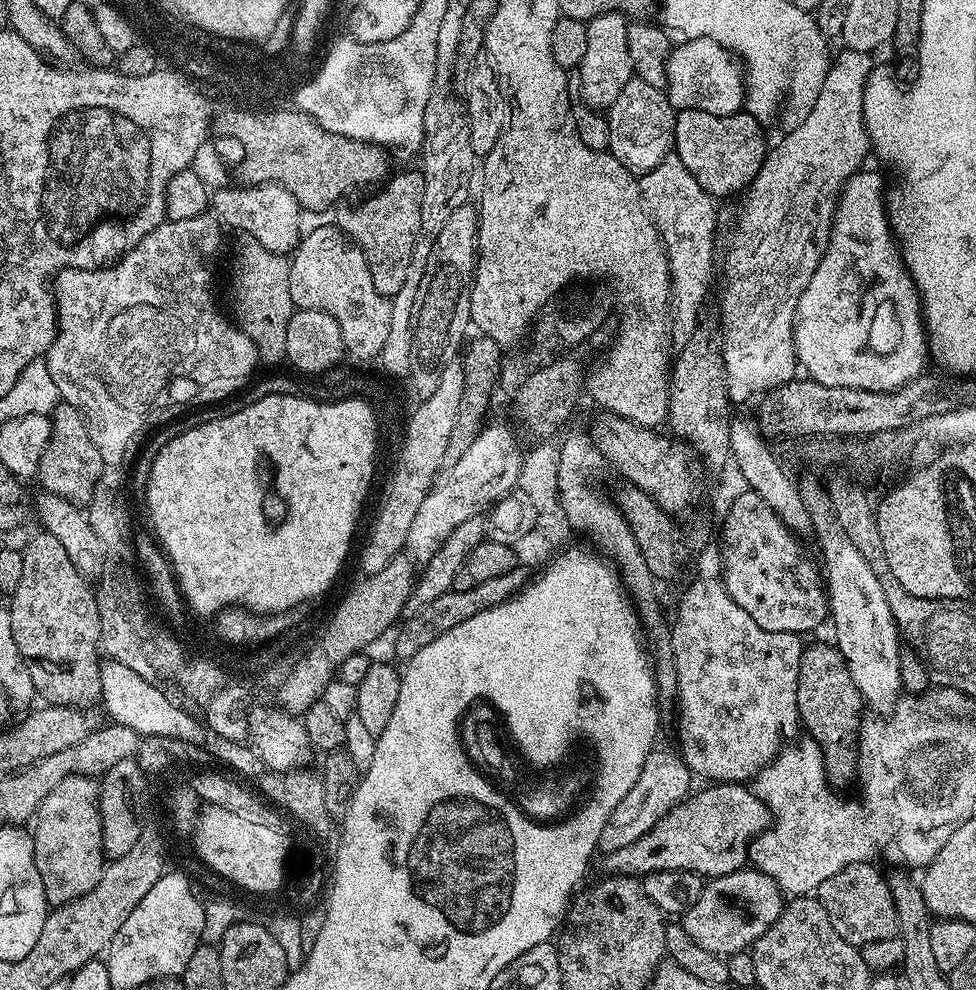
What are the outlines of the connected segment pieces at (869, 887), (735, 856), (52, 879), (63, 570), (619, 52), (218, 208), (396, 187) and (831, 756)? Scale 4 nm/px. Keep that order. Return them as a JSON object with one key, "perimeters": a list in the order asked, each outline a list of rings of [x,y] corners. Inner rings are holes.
{"perimeters":[[[[871,861],[851,863],[826,878],[816,891],[834,930],[856,947],[899,933],[897,907],[894,906],[887,877],[882,872],[880,874],[876,866]]],[[[712,782],[701,792],[691,795],[669,808],[659,817],[660,821],[649,832],[641,834],[637,840],[629,842],[625,848],[616,848],[604,860],[604,872],[622,876],[639,877],[649,872],[661,872],[666,868],[682,868],[687,872],[696,872],[702,878],[725,876],[745,867],[750,860],[750,845],[754,837],[763,832],[770,824],[768,807],[757,798],[751,787],[740,782]]],[[[71,776],[66,778],[54,786],[54,790],[50,790],[50,794],[46,794],[46,798],[42,798],[40,807],[36,810],[34,817],[34,825],[36,829],[31,829],[32,849],[34,850],[34,862],[38,866],[38,874],[42,878],[42,886],[46,890],[46,898],[52,908],[61,908],[63,904],[74,902],[78,898],[82,898],[82,894],[86,894],[90,890],[94,890],[94,886],[98,886],[98,882],[104,873],[104,865],[106,857],[104,855],[104,847],[102,846],[102,814],[100,813],[100,785],[91,776]]],[[[43,530],[37,531],[38,534],[29,542],[23,545],[22,551],[22,579],[18,582],[18,590],[14,590],[10,594],[10,626],[14,629],[14,642],[18,642],[18,650],[22,652],[22,658],[26,662],[26,666],[30,670],[30,678],[34,678],[34,686],[36,687],[37,697],[41,701],[48,704],[57,704],[62,708],[79,708],[83,709],[84,704],[88,704],[91,700],[99,701],[102,693],[100,691],[100,665],[101,661],[96,660],[96,652],[98,656],[98,645],[100,642],[100,627],[98,626],[98,606],[96,605],[96,594],[93,585],[82,578],[82,574],[78,574],[78,570],[74,570],[74,562],[70,562],[70,557],[66,554],[66,546],[62,546],[62,542],[58,542],[58,538],[54,538],[54,534]]],[[[607,12],[587,21],[586,54],[578,67],[580,73],[580,92],[583,103],[597,110],[607,110],[614,106],[618,94],[622,94],[622,86],[634,78],[630,50],[626,46],[629,17],[620,12]]],[[[253,184],[251,186],[229,186],[217,188],[211,193],[210,208],[221,225],[241,228],[245,237],[255,243],[266,246],[266,250],[288,254],[295,249],[302,239],[300,232],[300,203],[286,190],[277,184]]],[[[423,171],[400,172],[385,188],[380,188],[364,204],[360,216],[352,212],[348,216],[349,237],[358,239],[359,247],[364,249],[368,260],[370,278],[374,282],[374,290],[386,297],[394,297],[402,290],[402,282],[406,282],[406,274],[410,274],[410,262],[416,249],[416,239],[420,236],[422,222],[422,194],[426,190]]],[[[809,643],[804,650],[804,657],[800,663],[800,677],[796,687],[796,702],[798,705],[799,719],[804,719],[804,724],[809,728],[811,739],[819,744],[824,757],[825,771],[831,781],[846,780],[851,775],[855,775],[858,764],[858,752],[856,745],[858,742],[858,731],[861,725],[860,704],[862,697],[857,688],[854,678],[848,669],[846,658],[835,643],[811,644]]]]}

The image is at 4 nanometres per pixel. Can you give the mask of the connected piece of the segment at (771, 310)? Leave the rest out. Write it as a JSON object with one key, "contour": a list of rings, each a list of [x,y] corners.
{"contour":[[[849,48],[840,50],[837,56],[835,53],[828,66],[826,82],[822,82],[818,102],[814,102],[810,114],[802,118],[799,126],[785,131],[776,149],[765,155],[764,164],[743,197],[736,233],[728,248],[728,277],[720,296],[720,332],[718,328],[720,360],[724,363],[728,398],[733,405],[750,399],[755,392],[764,392],[768,387],[771,389],[797,379],[796,344],[792,339],[798,298],[802,298],[802,290],[806,290],[828,248],[828,235],[832,232],[840,191],[850,177],[861,171],[863,164],[860,163],[870,152],[862,114],[862,94],[874,67],[872,59],[869,53]]]}

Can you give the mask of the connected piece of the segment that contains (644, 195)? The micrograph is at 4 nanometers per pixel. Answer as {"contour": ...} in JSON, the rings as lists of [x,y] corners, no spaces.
{"contour":[[[669,154],[654,170],[643,173],[639,177],[640,197],[644,203],[644,209],[650,214],[650,218],[656,223],[656,229],[664,243],[664,253],[668,256],[668,269],[672,286],[670,289],[670,340],[676,346],[683,346],[694,334],[698,326],[696,320],[700,311],[704,308],[704,299],[708,296],[708,283],[712,280],[712,255],[716,252],[716,204],[717,201],[702,186],[698,186],[698,178],[682,166],[682,162],[676,155]]]}

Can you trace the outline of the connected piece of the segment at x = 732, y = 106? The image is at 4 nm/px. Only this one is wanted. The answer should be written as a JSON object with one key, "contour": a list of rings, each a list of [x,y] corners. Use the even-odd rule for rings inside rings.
{"contour":[[[710,38],[685,39],[668,54],[666,91],[672,107],[706,110],[706,114],[734,114],[745,107],[744,77],[737,57]]]}

